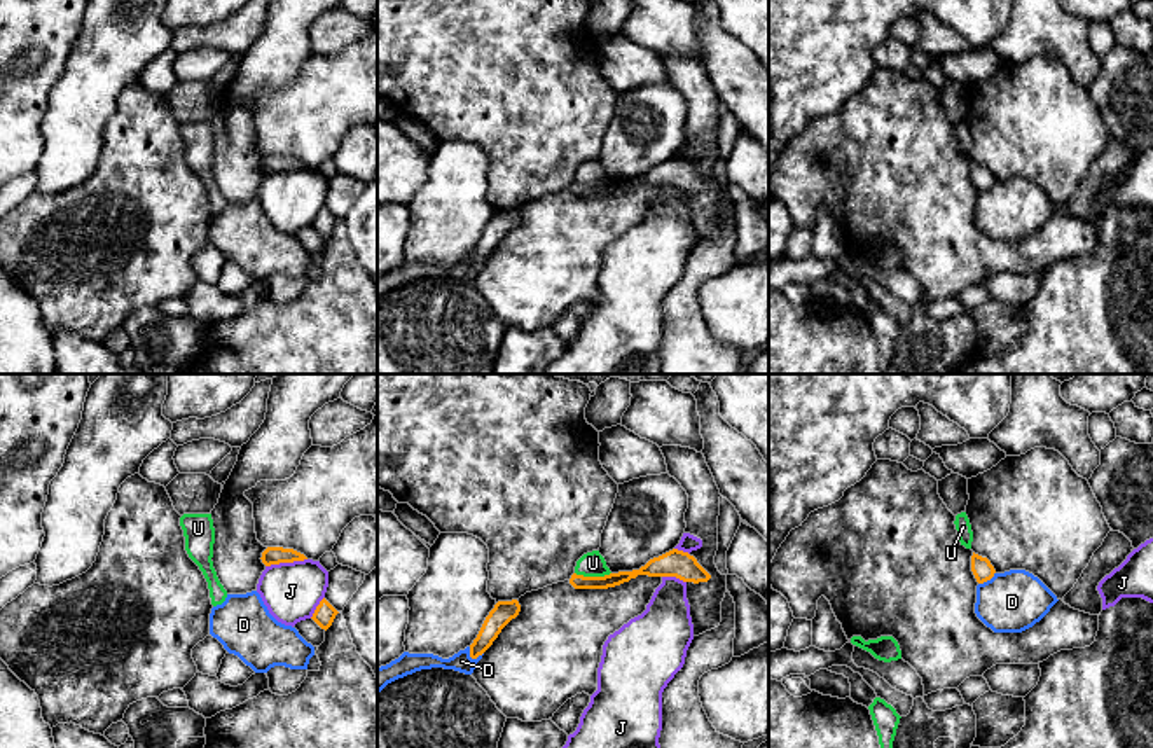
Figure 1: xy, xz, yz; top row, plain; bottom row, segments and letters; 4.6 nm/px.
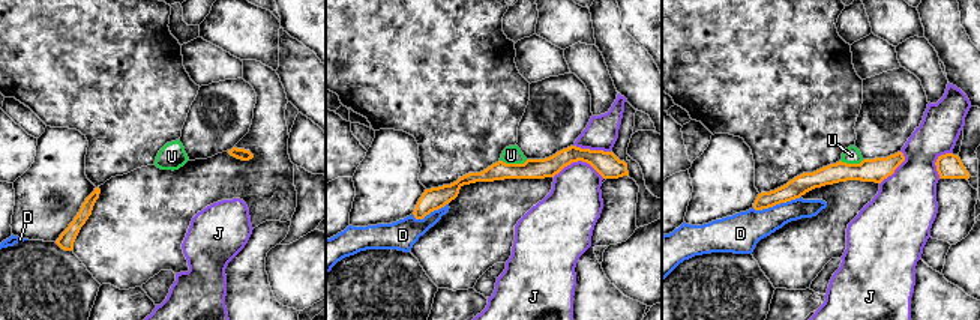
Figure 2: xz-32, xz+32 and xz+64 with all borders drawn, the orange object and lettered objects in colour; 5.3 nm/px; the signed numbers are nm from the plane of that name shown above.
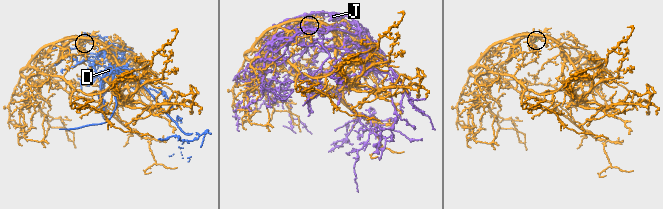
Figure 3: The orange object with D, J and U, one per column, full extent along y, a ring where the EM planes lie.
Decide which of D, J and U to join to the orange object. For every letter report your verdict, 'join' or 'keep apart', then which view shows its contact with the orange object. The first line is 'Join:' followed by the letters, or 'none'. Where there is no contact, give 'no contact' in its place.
Join: none
D: keep apart | xz
J: keep apart | xy
U: keep apart | xz

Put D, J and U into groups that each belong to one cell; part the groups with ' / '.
D / J / U

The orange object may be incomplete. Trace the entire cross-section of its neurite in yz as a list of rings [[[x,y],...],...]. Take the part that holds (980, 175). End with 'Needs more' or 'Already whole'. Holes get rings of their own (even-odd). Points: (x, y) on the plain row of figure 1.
[[[975,161],[971,164],[971,180],[973,180],[978,192],[991,189],[996,182],[991,170],[987,166],[975,163]]]. Already whole

